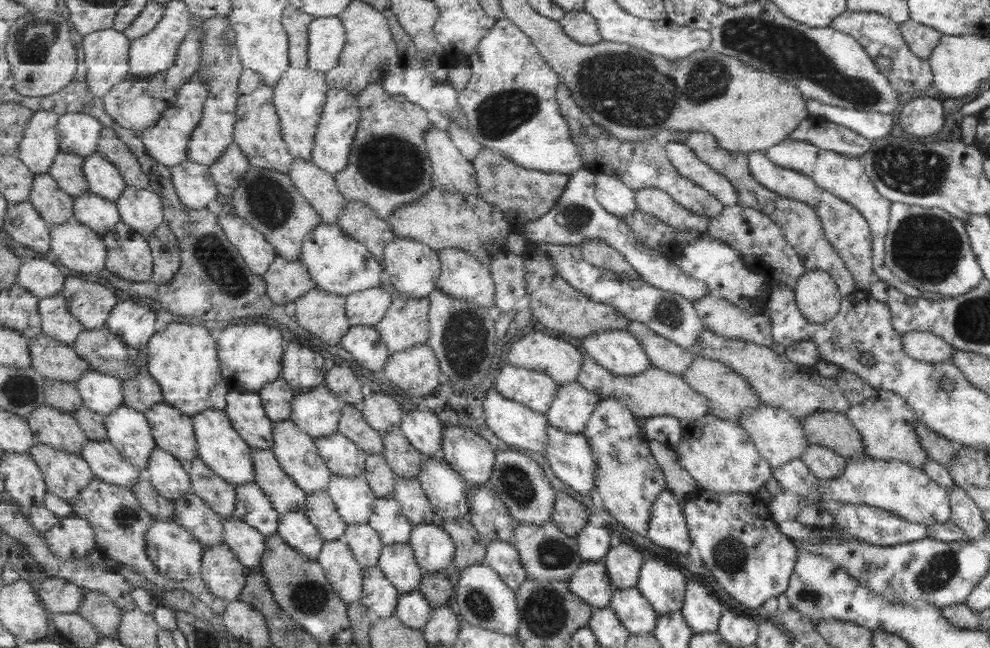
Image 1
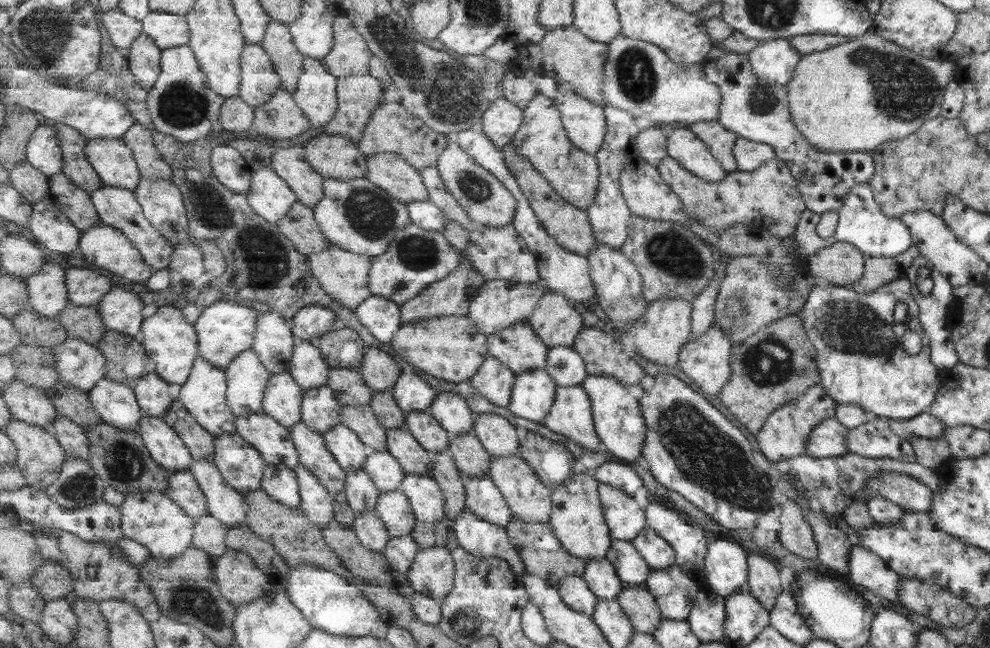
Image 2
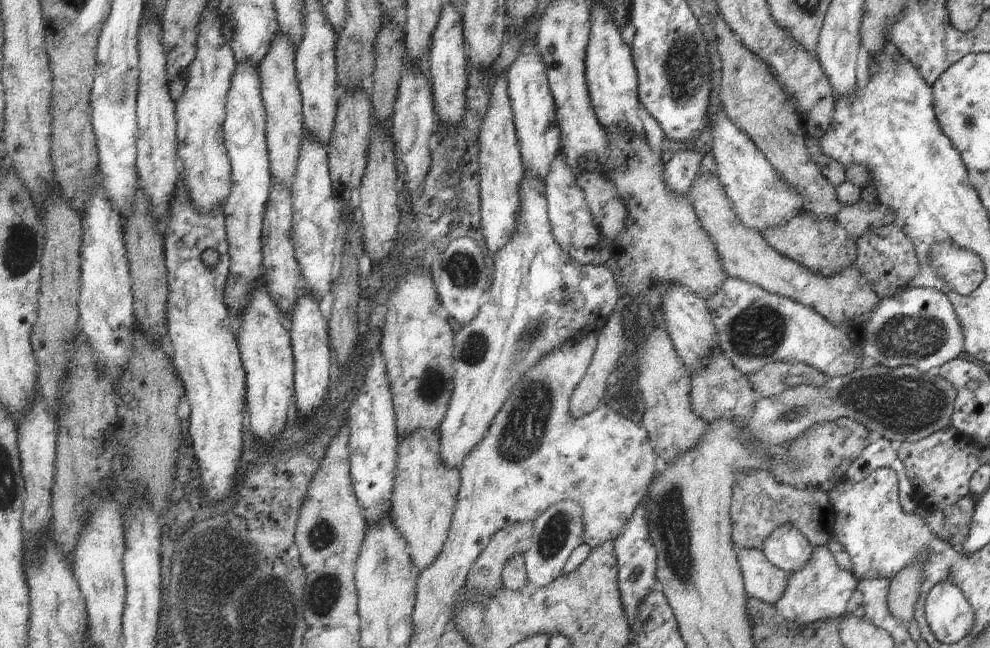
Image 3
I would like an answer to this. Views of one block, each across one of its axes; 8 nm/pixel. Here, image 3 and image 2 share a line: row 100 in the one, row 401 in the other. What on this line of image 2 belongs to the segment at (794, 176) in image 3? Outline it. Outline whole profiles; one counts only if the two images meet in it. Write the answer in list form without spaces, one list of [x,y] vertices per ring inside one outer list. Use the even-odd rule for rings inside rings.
[[[789,315],[771,322],[757,333],[733,344],[730,355],[730,378],[720,390],[717,403],[727,409],[747,432],[755,436],[766,416],[778,406],[791,403],[806,388],[817,385],[814,346],[807,340],[799,316]]]

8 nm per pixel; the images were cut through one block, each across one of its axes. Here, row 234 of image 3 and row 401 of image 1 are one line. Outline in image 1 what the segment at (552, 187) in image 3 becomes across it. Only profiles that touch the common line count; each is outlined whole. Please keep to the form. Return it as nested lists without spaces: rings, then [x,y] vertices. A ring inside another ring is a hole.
[[[578,380],[560,385],[548,416],[549,425],[567,433],[583,433],[601,398]]]

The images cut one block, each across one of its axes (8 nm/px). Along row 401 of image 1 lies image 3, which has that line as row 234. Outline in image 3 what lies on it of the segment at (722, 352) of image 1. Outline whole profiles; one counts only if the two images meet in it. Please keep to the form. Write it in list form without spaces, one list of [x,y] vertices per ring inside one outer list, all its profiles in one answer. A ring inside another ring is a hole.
[[[800,211],[795,218],[785,224],[763,228],[760,235],[777,254],[793,260],[804,266],[806,270],[811,270],[813,274],[819,274],[823,278],[835,276],[841,270],[854,266],[856,242],[847,236],[847,232],[838,225],[834,218],[817,218],[813,214]]]

